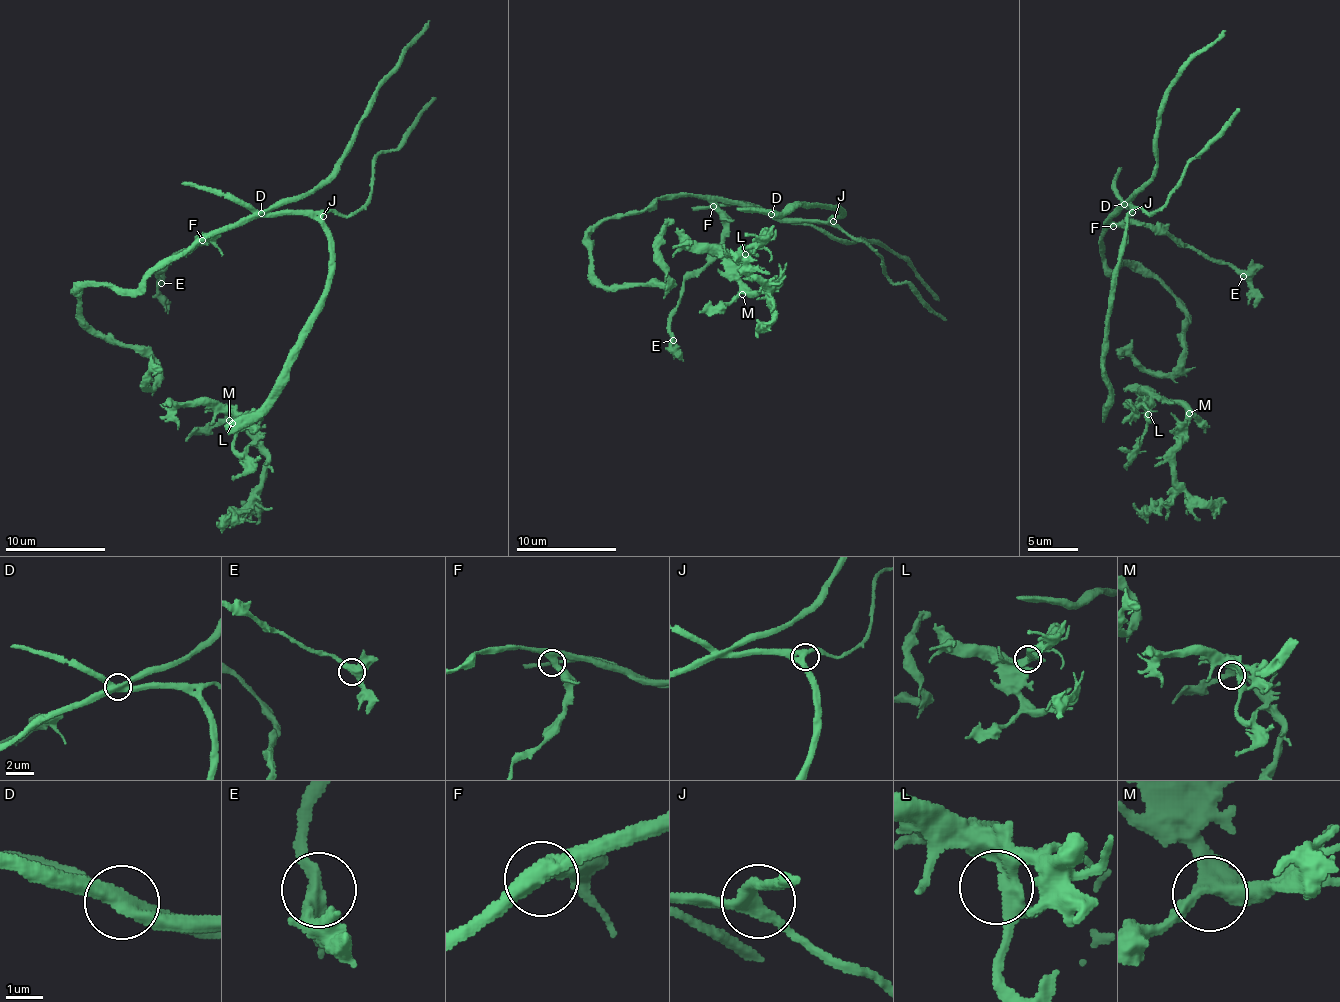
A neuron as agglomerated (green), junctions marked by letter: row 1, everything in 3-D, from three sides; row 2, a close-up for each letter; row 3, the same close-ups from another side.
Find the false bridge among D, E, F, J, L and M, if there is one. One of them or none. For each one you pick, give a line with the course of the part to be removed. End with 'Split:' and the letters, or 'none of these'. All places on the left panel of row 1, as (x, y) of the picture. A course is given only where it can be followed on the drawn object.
D: course (260, 214), (205, 232), (134, 290), (79, 285), (91, 327), (154, 365), (149, 387), (162, 370)
Split: D

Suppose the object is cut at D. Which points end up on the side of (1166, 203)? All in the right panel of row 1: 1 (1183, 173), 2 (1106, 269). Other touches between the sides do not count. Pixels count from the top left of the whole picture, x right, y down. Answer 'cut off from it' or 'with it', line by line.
1: with it
2: cut off from it

